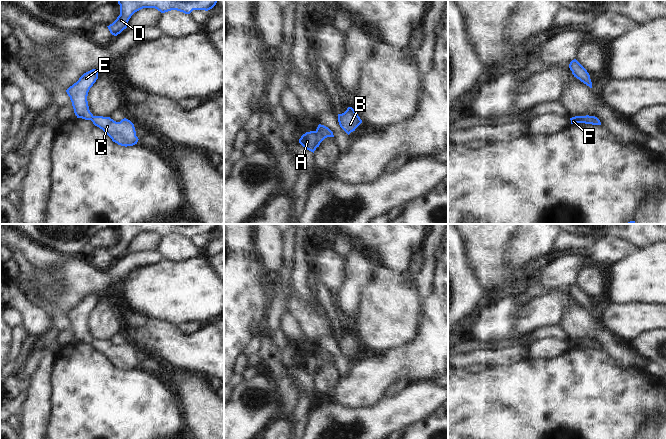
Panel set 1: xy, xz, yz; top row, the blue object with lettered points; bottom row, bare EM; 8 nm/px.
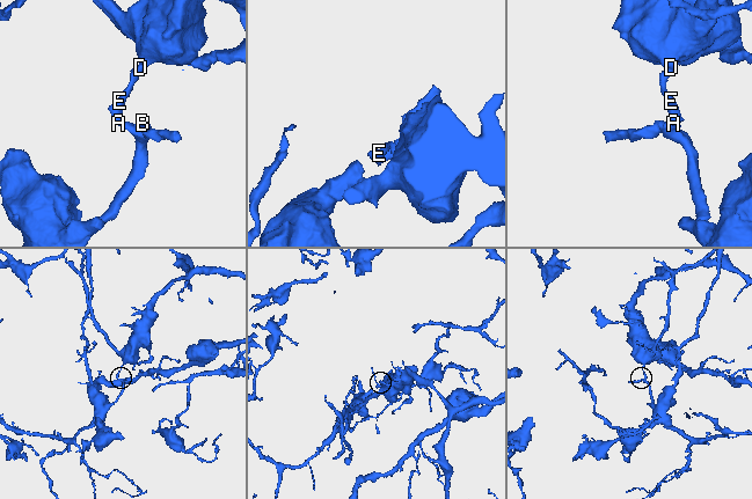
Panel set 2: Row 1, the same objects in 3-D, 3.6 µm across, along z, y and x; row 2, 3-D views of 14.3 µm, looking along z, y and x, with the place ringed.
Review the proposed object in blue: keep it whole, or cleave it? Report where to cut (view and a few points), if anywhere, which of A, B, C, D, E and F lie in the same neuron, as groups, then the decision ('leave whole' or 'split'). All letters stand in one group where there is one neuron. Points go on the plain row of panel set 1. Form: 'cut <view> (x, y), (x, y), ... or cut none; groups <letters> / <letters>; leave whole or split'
cut xz (314, 355), (317, 370); groups A D E / B C F; split

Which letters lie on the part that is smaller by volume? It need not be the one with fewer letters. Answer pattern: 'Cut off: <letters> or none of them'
Cut off: B, C, F

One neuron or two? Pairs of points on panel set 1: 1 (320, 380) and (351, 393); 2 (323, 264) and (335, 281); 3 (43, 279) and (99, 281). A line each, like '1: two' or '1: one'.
1: two
2: one
3: one

